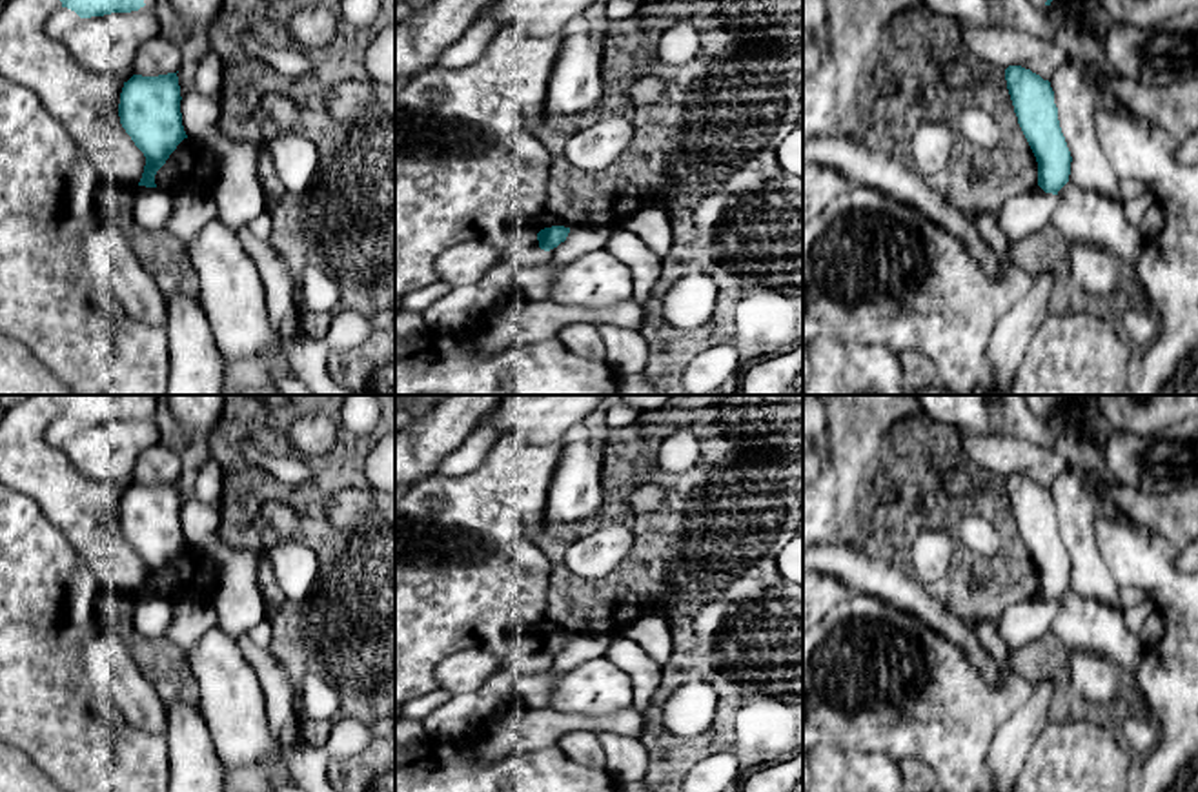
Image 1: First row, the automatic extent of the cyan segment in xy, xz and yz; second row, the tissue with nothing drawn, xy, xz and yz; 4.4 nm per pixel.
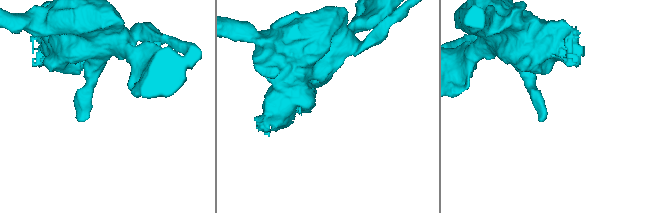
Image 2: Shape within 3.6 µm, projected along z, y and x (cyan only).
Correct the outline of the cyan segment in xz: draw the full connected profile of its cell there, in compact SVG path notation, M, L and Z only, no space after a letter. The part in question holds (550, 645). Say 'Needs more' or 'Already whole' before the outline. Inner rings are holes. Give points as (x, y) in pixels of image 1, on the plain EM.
Already whole. M552 634L537 641L539 655L550 659L566 648L570 635Z

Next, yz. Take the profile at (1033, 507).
Already whole. M1009 473L1005 488L1018 532L1038 570L1038 594L1058 603L1069 590L1072 564L1060 535L1051 490L1021 473Z

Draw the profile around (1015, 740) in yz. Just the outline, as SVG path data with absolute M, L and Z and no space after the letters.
M1054 683L1034 686L1030 697L998 728L990 745L996 792L1010 792L1038 736L1045 730Z

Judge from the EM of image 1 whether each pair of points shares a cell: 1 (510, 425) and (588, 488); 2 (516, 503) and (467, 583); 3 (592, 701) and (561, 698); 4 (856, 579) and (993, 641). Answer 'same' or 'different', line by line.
1: same
2: same
3: same
4: different

